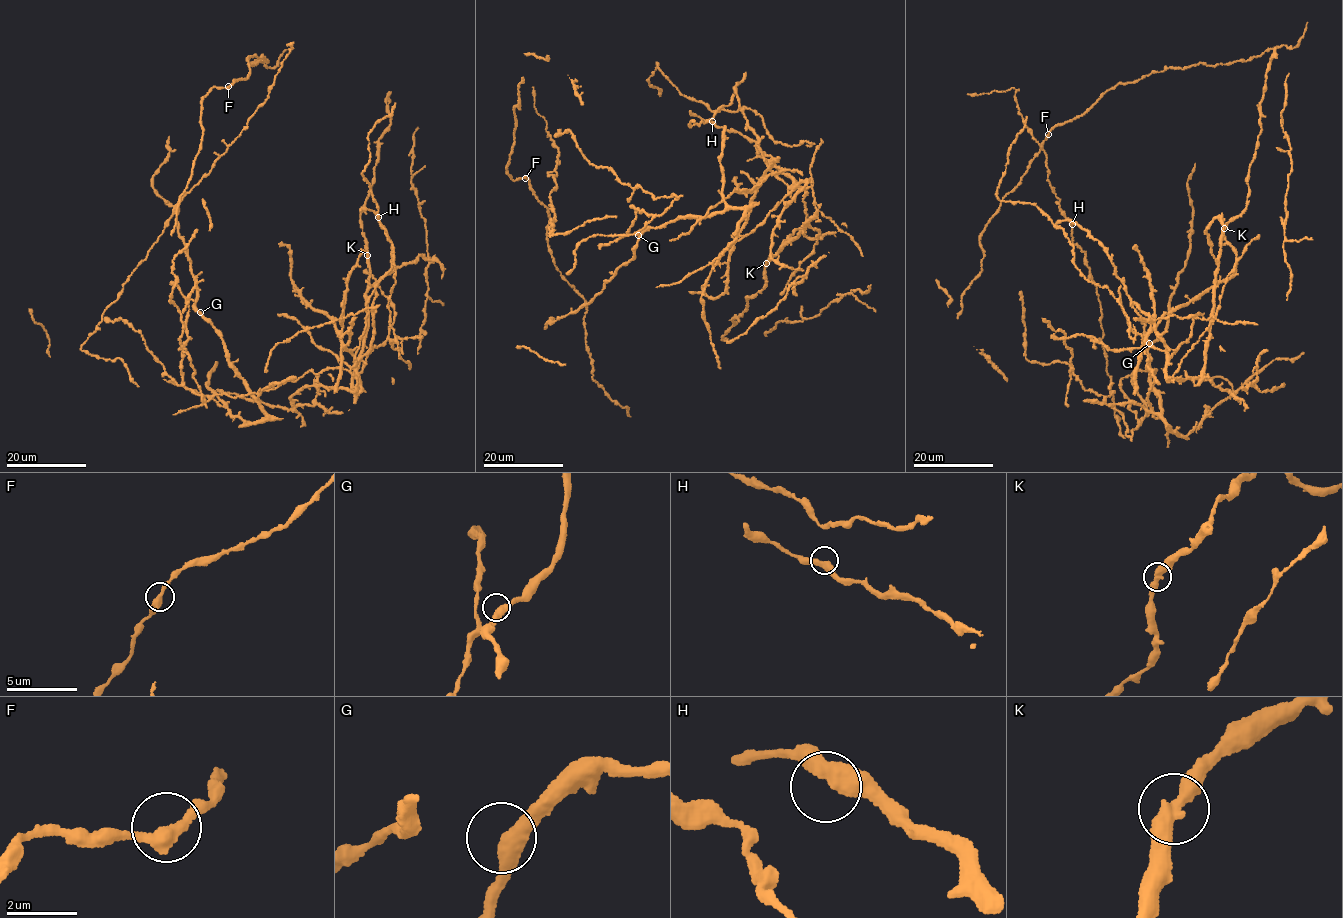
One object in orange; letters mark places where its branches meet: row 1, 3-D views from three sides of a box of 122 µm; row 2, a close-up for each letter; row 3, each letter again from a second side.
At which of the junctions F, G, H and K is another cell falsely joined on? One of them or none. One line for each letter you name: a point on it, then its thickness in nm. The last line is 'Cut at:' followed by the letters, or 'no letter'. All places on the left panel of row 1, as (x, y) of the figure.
Cut at: no letter

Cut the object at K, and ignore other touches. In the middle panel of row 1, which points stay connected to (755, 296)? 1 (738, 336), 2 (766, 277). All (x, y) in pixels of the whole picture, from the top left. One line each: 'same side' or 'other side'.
1: other side
2: same side

